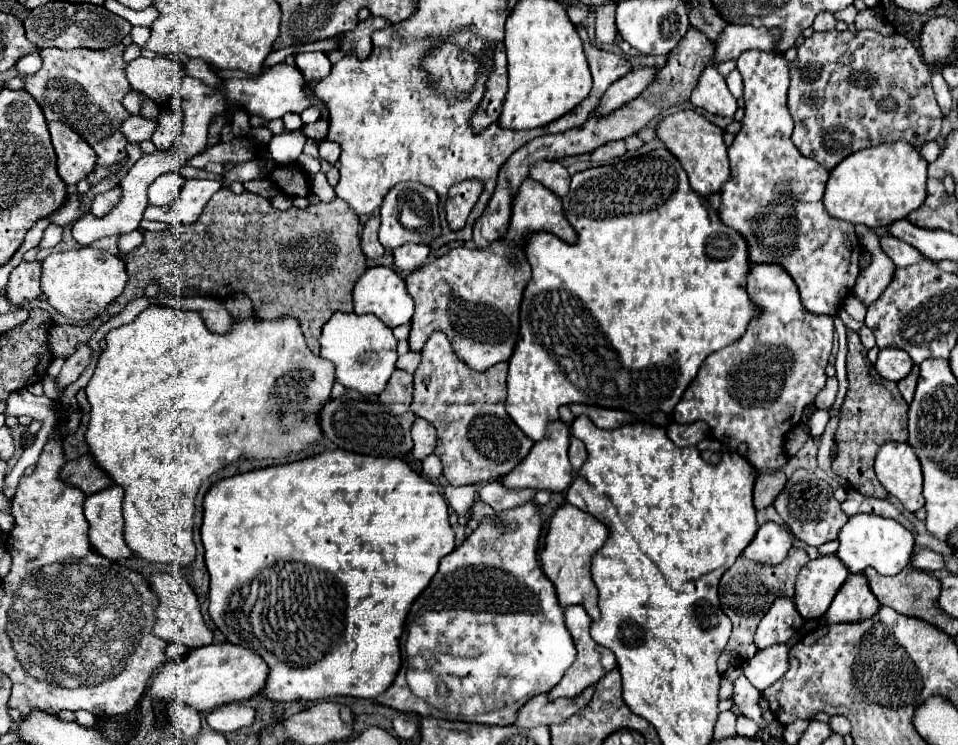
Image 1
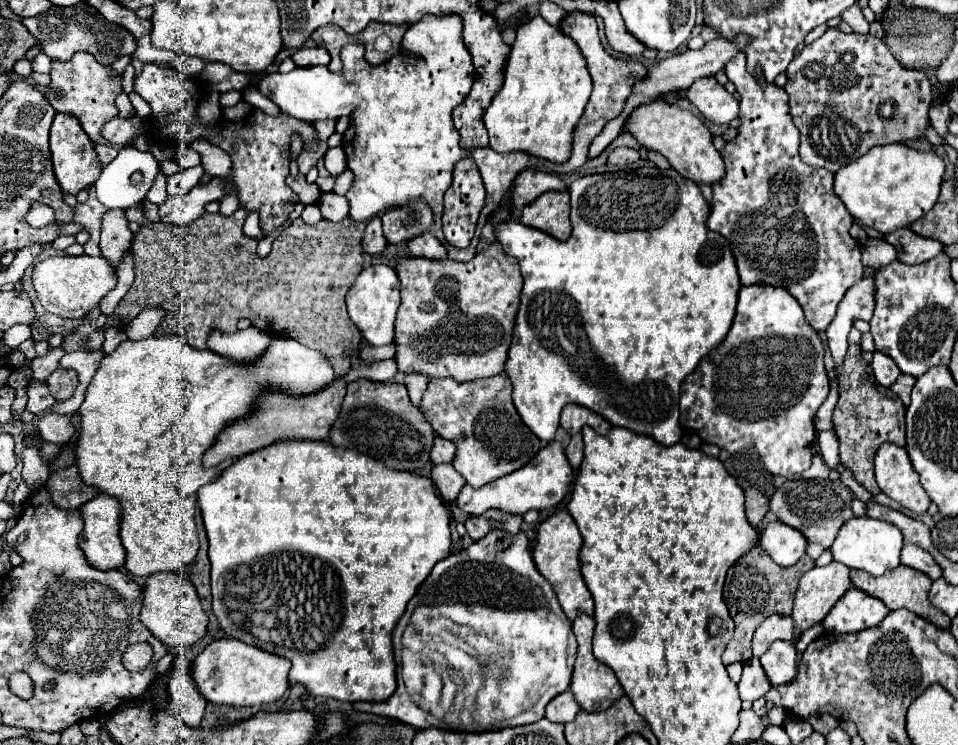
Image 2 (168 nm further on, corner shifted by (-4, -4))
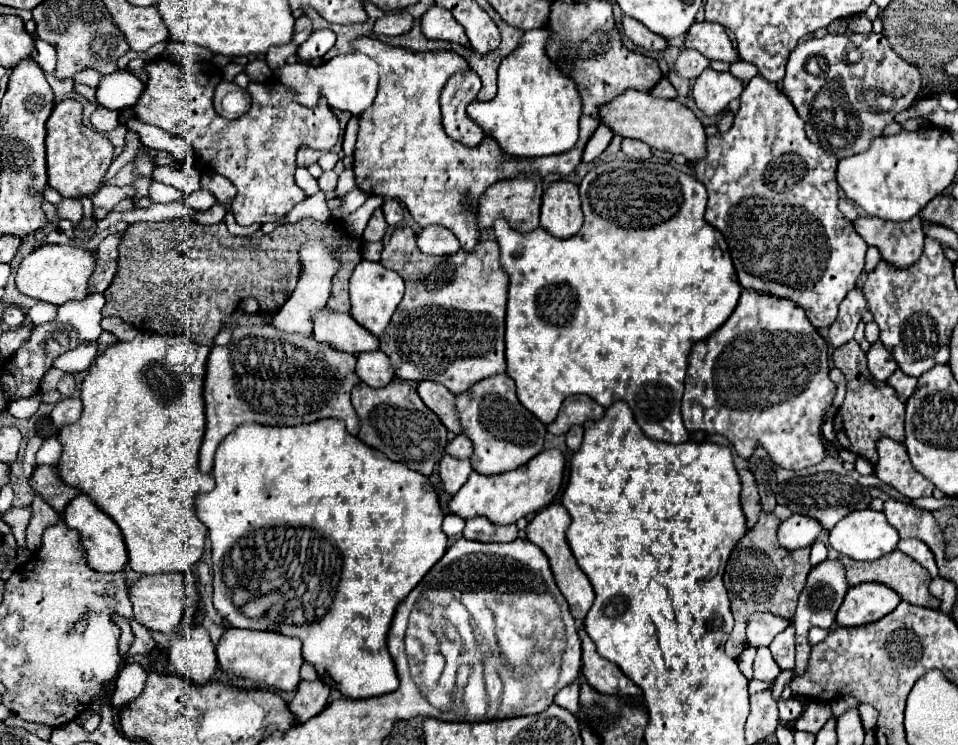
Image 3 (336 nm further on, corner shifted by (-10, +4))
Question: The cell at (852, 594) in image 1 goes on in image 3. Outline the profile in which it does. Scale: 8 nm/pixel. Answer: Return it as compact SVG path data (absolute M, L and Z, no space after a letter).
M876 582L858 584L858 586L848 588L844 604L838 610L836 622L838 622L838 626L862 626L862 624L870 624L870 622L880 620L888 612L892 612L898 604L900 604L900 596L894 590L886 588L884 584L876 584Z

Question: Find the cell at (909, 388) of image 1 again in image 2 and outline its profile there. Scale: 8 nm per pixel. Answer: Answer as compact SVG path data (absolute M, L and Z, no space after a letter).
M900 374L896 378L896 382L890 386L890 390L904 402L904 406L910 404L910 392L912 392L912 386L914 386L916 378L914 376L906 376L906 374Z

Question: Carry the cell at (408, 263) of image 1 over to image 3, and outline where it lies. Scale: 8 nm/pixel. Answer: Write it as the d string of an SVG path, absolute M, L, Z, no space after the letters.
M428 226L416 236L416 240L418 240L418 248L424 254L432 254L432 256L448 256L460 250L460 242L444 226Z

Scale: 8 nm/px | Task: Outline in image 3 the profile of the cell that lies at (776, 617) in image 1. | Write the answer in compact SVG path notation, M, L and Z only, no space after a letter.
M752 614L748 620L748 630L746 638L750 646L770 646L774 636L782 632L782 628L788 628L790 622L786 622L782 616L772 616L772 614Z

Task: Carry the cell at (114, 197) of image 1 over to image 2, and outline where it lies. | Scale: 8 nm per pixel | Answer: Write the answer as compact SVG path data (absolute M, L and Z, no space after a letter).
M108 210L104 214L100 250L102 250L102 258L106 258L114 270L120 266L124 254L130 250L132 236L134 234L128 228L124 210Z

